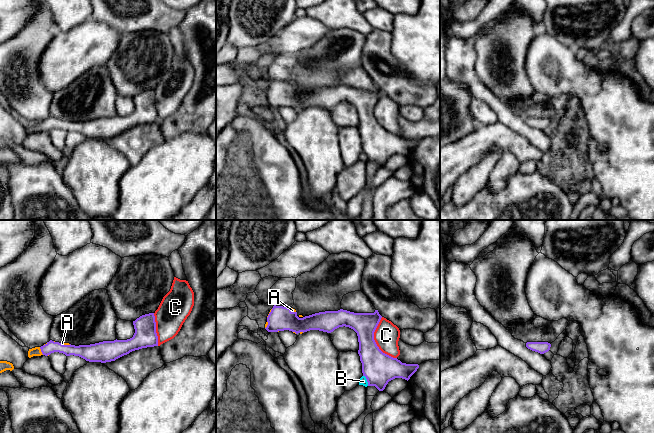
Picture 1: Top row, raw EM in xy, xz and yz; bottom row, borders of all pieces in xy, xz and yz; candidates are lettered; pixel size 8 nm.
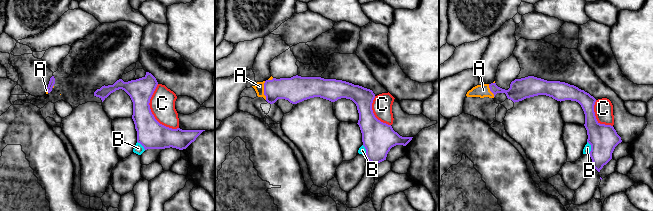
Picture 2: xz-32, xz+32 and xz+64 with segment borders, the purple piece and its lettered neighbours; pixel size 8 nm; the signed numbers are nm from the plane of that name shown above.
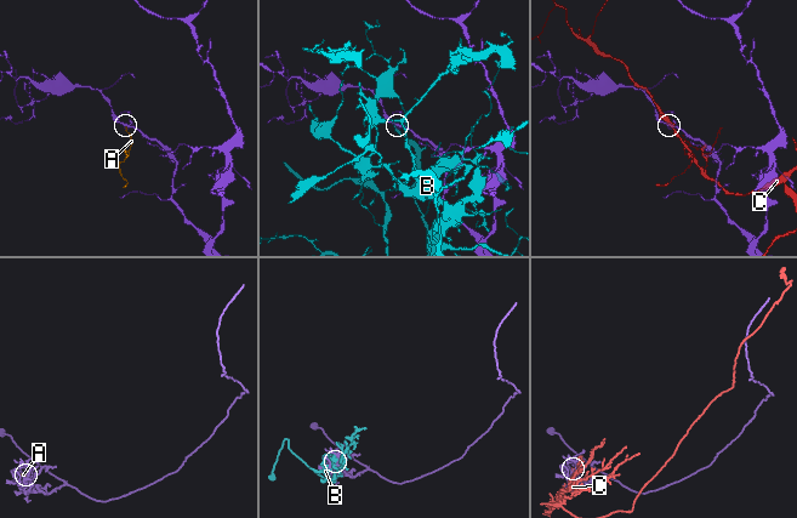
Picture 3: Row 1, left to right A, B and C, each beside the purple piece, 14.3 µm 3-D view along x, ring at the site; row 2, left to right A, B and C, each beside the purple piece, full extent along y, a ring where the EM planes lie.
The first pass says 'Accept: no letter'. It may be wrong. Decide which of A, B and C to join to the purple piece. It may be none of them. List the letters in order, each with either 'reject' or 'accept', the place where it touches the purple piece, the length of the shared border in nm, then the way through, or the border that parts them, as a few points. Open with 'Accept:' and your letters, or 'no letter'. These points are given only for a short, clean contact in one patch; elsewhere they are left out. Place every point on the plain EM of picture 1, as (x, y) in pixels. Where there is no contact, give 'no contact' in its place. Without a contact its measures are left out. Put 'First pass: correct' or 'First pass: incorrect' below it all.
Accept: A
A: accept | xy (41, 127) | 70 nm | across xy (51, 122), (41, 127), (36, 127)
B: reject | xz (367, 156) | 100 nm
C: reject | xz (374, 117) | 360 nm
First pass: incorrect

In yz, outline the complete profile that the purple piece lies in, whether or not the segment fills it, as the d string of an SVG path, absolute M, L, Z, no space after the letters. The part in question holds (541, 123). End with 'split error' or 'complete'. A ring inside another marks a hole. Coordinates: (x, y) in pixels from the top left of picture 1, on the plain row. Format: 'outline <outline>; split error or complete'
outline M527 118L526 123L532 127L544 130L550 126L551 120L548 118Z; complete

